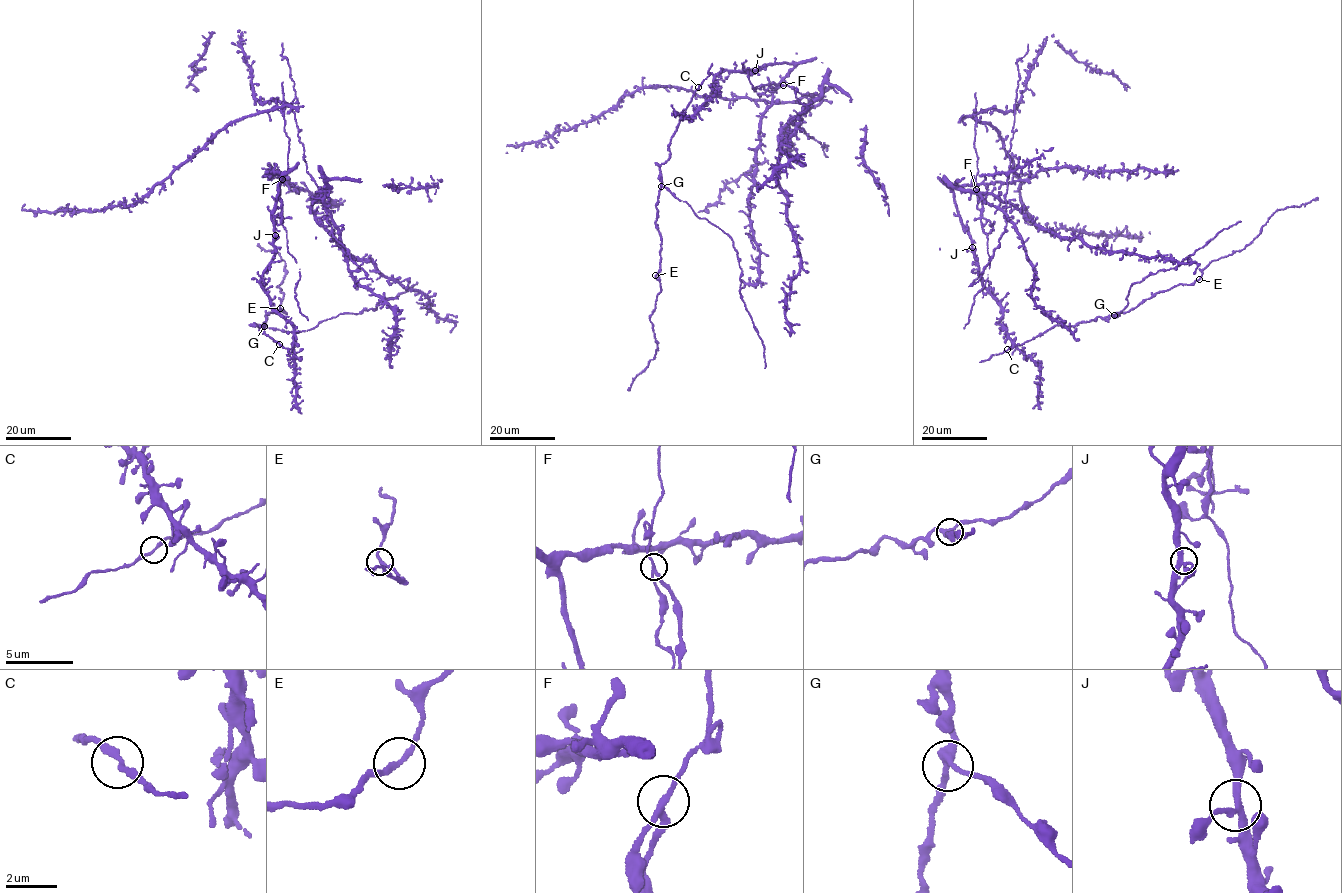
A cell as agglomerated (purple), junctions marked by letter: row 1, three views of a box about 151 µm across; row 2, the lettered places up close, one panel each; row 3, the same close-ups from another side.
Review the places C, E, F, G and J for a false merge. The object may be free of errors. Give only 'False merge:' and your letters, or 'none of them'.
False merge: F

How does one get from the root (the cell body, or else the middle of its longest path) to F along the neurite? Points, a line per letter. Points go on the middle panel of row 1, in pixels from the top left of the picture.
F: (749, 71), (773, 63), (792, 64), (794, 66), (783, 79), (786, 85), (784, 85)

